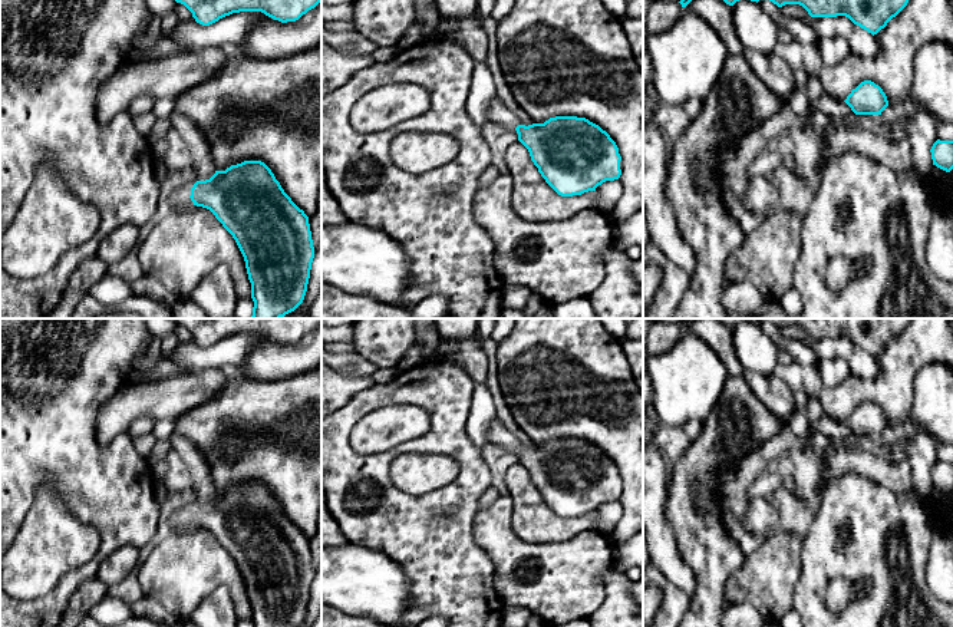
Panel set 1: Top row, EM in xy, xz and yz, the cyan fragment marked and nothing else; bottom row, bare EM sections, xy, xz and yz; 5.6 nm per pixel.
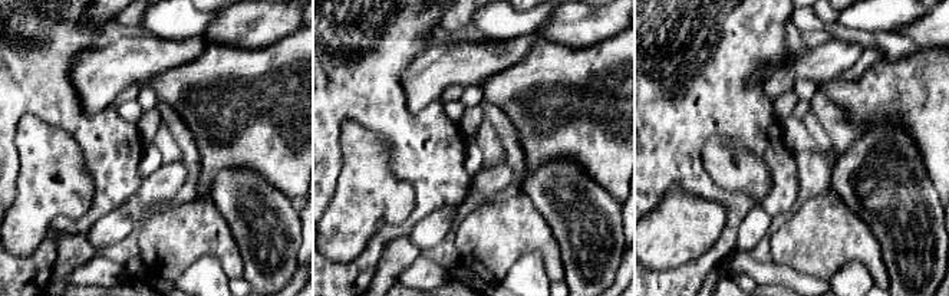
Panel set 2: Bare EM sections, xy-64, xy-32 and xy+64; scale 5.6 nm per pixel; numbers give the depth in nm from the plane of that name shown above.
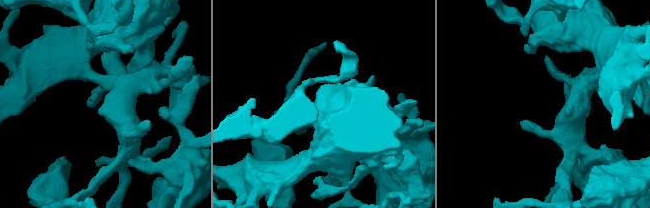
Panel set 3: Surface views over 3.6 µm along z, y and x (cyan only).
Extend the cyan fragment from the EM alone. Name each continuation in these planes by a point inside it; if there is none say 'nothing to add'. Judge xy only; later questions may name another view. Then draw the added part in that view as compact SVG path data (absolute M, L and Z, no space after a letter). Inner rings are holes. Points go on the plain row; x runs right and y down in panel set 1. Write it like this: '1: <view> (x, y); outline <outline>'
1: xy (180, 518); outline M187 505L187 506L177 509L171 515L171 524L175 527L175 529L178 532L194 528L194 524L189 519L192 508L194 508L194 505Z

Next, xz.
1: xz (498, 435); outline M497 419L491 422L487 439L489 445L501 446L508 451L515 451L520 446L518 439Z

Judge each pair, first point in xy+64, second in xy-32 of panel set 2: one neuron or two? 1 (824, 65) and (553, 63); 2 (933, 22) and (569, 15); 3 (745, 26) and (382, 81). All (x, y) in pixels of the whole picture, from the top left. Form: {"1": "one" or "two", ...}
{"1": "two", "2": "one", "3": "one"}

